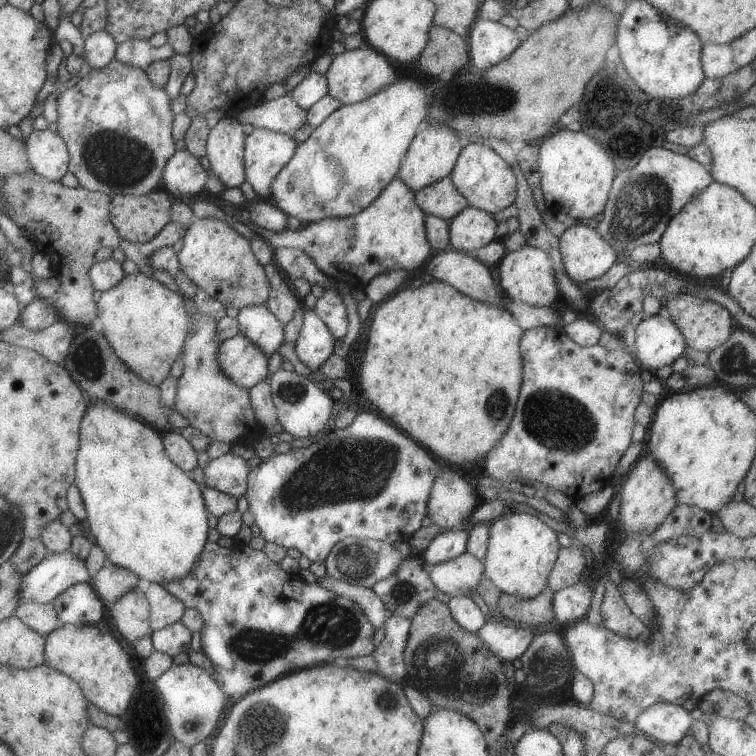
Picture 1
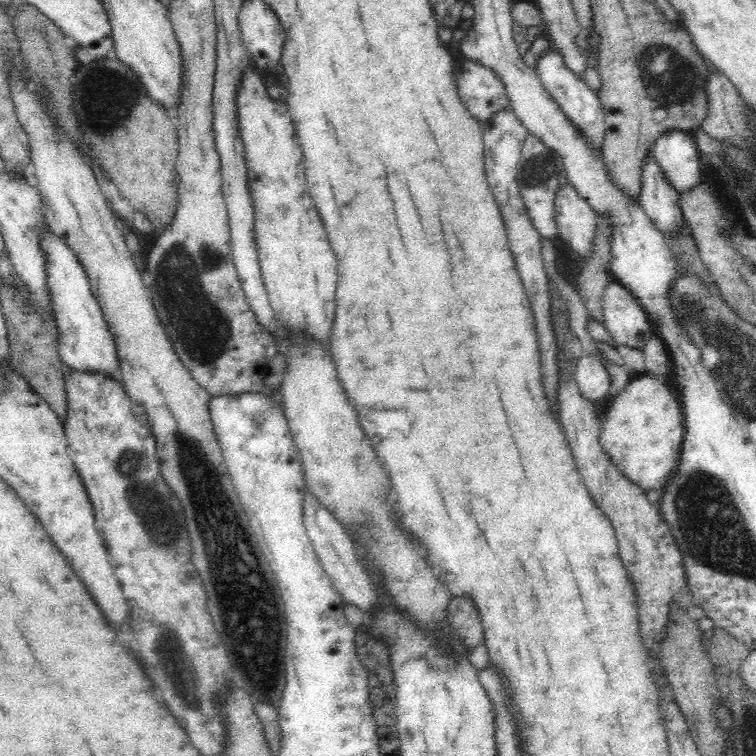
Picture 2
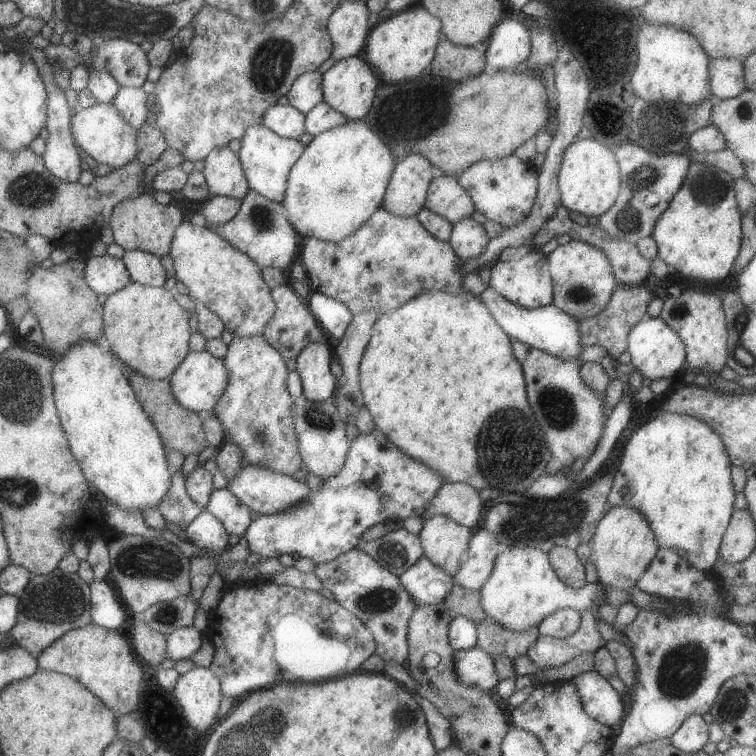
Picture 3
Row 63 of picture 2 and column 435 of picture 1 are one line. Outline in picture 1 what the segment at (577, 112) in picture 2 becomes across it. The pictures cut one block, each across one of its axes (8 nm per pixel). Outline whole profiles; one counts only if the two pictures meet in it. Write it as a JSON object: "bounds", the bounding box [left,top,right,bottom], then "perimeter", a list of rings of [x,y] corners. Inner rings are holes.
{"bounds":[421,531,468,569],"perimeter":[[[447,531],[430,540],[421,552],[421,560],[426,569],[451,560],[466,552],[468,531]]]}

